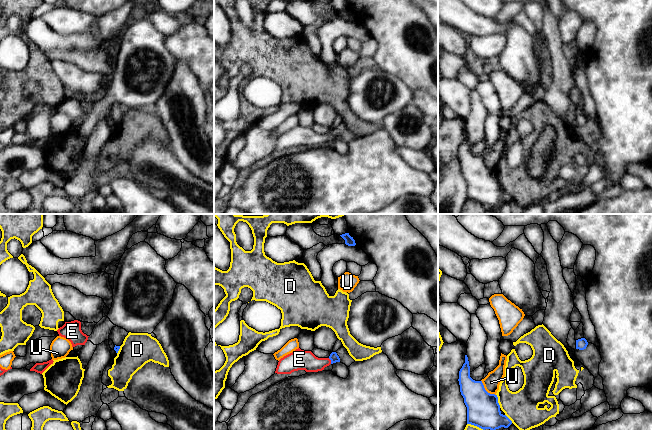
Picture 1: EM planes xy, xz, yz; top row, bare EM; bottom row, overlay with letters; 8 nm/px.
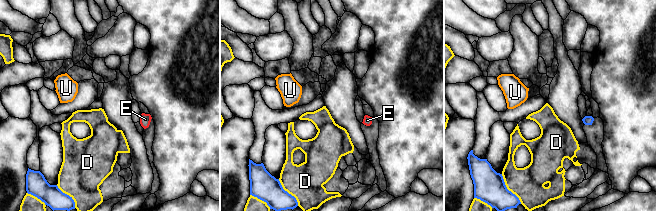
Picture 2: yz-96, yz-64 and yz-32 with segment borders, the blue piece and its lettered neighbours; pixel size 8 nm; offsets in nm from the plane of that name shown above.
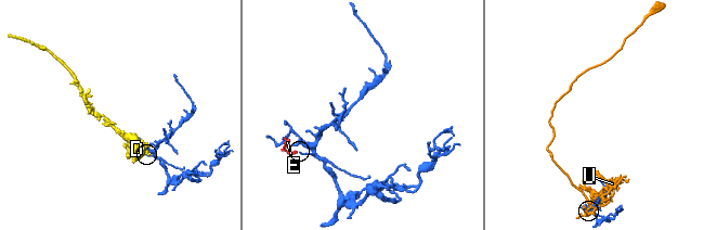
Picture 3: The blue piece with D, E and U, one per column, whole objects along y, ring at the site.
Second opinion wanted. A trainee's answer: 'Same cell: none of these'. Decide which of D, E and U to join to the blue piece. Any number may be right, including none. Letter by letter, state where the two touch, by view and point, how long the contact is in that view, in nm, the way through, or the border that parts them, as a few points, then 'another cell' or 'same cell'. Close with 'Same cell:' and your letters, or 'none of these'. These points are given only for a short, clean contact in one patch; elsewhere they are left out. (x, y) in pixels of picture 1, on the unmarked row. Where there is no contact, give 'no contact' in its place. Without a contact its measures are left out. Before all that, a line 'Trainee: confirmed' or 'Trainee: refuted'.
Trainee: refuted
D: contact yz (497, 177); length 120 nm; another cell
E: contact xz (331, 137); length 50 nm; way xz (334, 134), (331, 137), (309, 138), (300, 136); same cell
U: contact yz (485, 166); length 170 nm; another cell
Same cell: E

